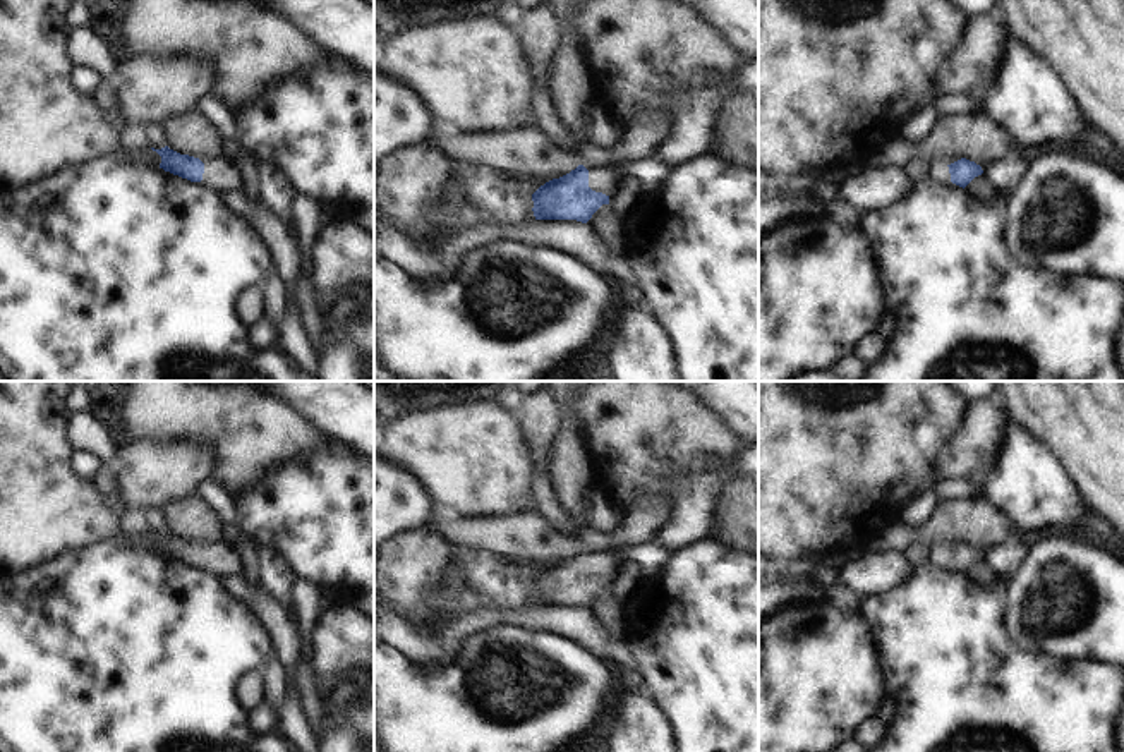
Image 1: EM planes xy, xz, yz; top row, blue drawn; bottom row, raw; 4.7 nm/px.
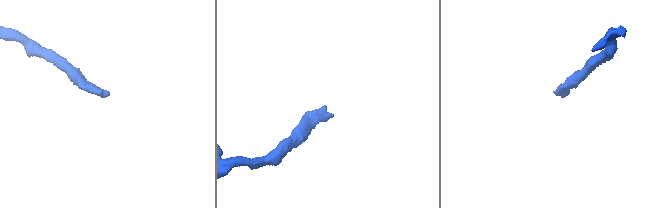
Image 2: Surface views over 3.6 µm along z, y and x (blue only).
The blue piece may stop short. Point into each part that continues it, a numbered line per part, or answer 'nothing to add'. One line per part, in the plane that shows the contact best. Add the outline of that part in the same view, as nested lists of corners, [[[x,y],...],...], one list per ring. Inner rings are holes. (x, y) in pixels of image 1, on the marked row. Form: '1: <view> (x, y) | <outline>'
1: xz (606, 181) | [[[613,167],[594,168],[589,172],[589,187],[609,196],[619,187],[621,179]]]

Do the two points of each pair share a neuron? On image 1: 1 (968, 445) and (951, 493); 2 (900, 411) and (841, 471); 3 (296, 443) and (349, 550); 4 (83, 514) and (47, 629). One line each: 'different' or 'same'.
1: different
2: same
3: different
4: different

